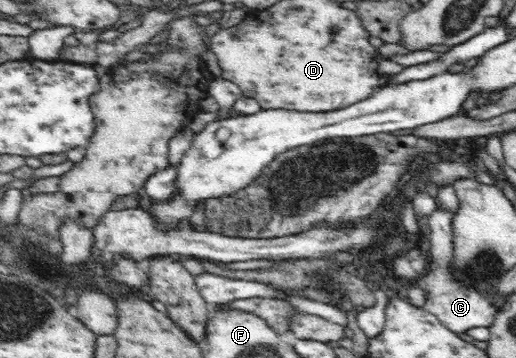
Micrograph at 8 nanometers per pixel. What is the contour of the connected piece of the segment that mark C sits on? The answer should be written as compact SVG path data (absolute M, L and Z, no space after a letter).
M437 208L429 215L430 233L428 240L430 242L429 251L432 254L431 270L425 276L420 277L416 283L426 292L423 307L434 314L442 322L442 325L446 326L450 331L466 333L469 329L475 327L488 328L491 326L494 323L498 309L493 306L487 293L482 293L473 287L464 287L452 275L452 220L454 216L454 211L444 210L444 208Z

